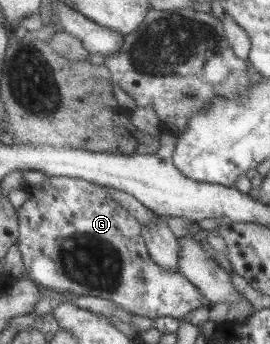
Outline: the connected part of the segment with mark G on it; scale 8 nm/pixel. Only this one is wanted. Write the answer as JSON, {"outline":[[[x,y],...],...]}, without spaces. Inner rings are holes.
{"outline":[[[47,176],[40,185],[37,185],[37,187],[27,187],[27,199],[25,199],[23,205],[17,209],[16,217],[19,220],[16,247],[19,248],[23,267],[26,267],[28,277],[42,290],[46,289],[51,292],[73,292],[74,294],[79,295],[89,295],[91,293],[93,297],[102,297],[103,299],[112,301],[115,305],[121,307],[129,314],[148,316],[151,319],[168,316],[181,321],[190,311],[192,312],[197,308],[210,306],[207,298],[203,297],[203,294],[197,291],[197,287],[195,287],[195,285],[193,285],[181,272],[178,270],[163,270],[163,268],[157,266],[157,264],[150,259],[142,239],[142,229],[139,225],[139,221],[134,219],[114,200],[111,200],[105,187],[69,176]]]}

